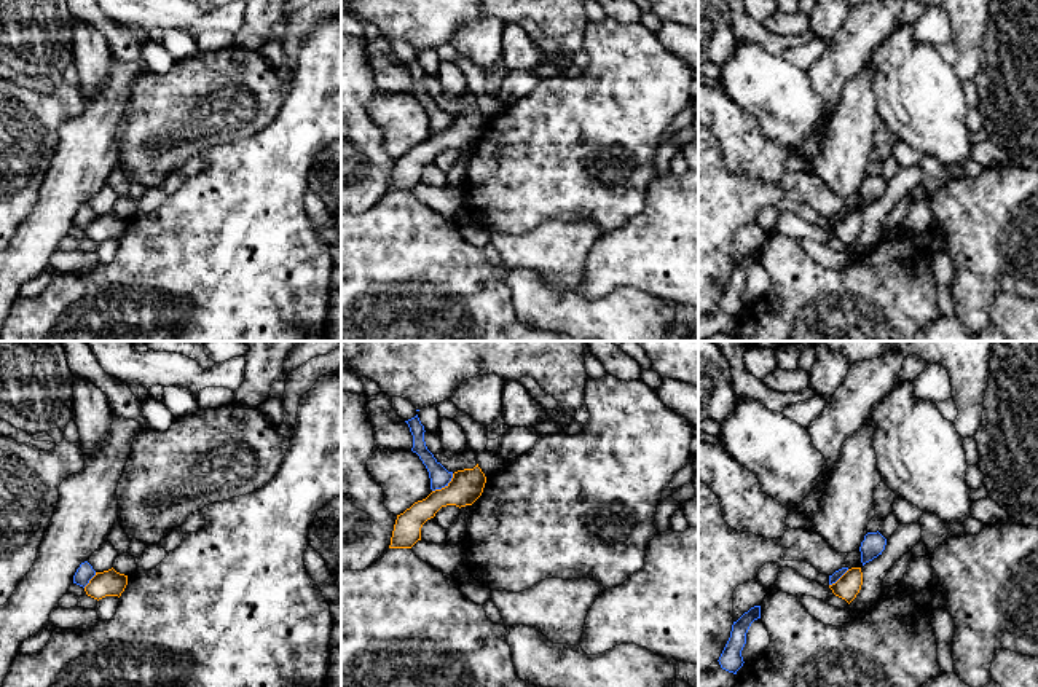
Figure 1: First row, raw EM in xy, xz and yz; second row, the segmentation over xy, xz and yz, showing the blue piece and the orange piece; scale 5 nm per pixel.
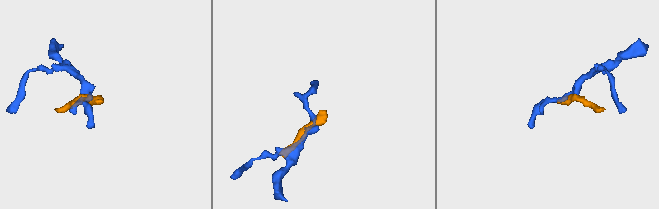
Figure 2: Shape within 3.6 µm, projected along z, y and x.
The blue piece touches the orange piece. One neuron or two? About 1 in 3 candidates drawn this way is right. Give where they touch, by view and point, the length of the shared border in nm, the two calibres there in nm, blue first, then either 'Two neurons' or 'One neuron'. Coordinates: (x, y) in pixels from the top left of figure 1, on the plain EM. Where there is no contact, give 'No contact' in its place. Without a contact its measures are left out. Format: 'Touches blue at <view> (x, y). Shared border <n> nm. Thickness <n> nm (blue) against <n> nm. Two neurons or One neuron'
Touches blue at xz (444, 129). Shared border 140 nm. Thickness 100 nm (blue) against 170 nm. Two neurons

